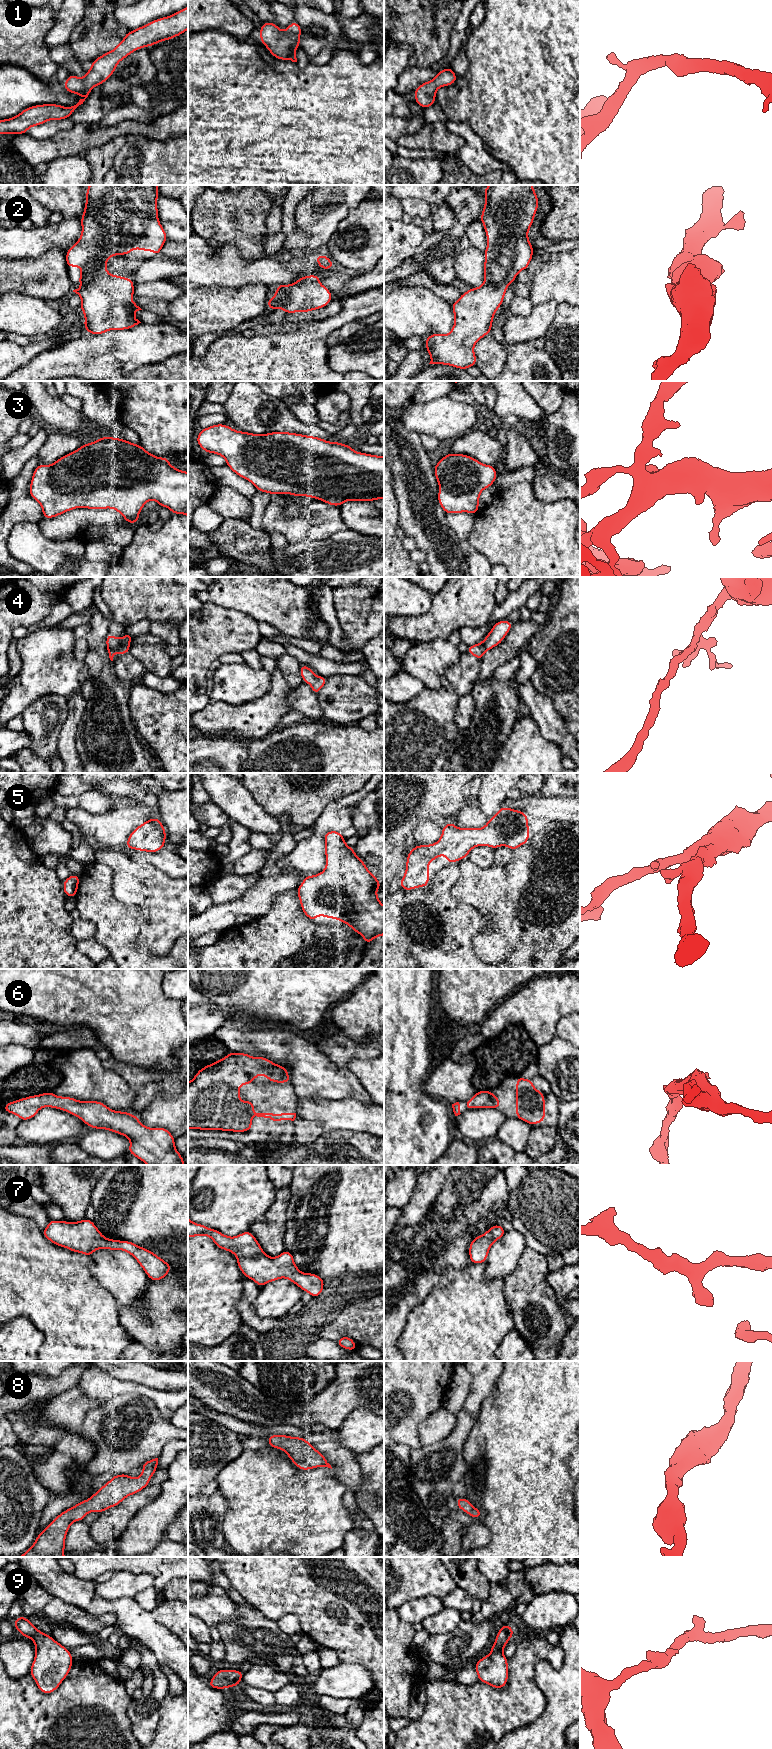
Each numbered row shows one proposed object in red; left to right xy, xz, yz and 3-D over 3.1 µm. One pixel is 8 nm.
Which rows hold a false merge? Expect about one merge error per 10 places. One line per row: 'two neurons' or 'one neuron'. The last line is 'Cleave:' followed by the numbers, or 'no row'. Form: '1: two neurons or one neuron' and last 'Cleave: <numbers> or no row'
1: one neuron
2: one neuron
3: one neuron
4: one neuron
5: one neuron
6: one neuron
7: one neuron
8: one neuron
9: one neuron
Cleave: no row

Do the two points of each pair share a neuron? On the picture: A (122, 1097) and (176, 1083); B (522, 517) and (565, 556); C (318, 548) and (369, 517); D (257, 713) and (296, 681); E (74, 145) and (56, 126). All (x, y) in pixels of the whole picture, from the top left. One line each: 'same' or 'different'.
A: different
B: same
C: different
D: different
E: different

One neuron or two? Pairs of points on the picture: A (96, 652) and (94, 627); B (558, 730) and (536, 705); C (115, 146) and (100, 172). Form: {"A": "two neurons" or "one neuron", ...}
{"A": "one neuron", "B": "one neuron", "C": "one neuron"}

